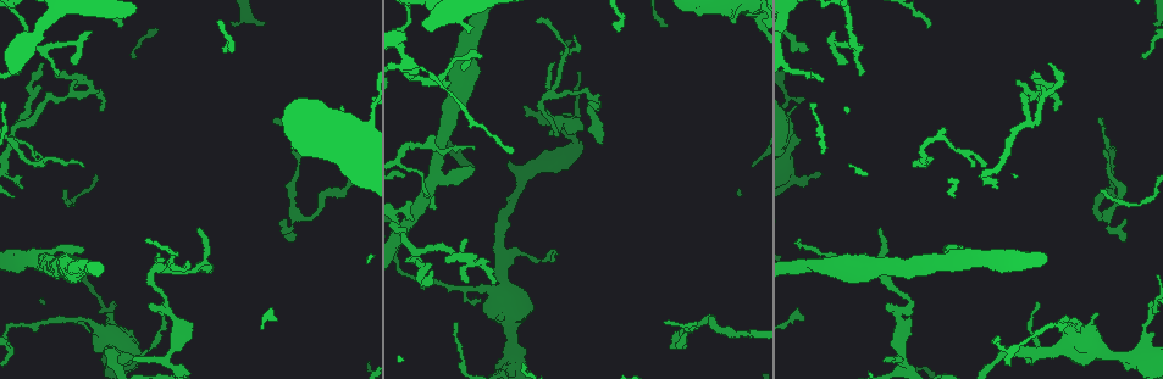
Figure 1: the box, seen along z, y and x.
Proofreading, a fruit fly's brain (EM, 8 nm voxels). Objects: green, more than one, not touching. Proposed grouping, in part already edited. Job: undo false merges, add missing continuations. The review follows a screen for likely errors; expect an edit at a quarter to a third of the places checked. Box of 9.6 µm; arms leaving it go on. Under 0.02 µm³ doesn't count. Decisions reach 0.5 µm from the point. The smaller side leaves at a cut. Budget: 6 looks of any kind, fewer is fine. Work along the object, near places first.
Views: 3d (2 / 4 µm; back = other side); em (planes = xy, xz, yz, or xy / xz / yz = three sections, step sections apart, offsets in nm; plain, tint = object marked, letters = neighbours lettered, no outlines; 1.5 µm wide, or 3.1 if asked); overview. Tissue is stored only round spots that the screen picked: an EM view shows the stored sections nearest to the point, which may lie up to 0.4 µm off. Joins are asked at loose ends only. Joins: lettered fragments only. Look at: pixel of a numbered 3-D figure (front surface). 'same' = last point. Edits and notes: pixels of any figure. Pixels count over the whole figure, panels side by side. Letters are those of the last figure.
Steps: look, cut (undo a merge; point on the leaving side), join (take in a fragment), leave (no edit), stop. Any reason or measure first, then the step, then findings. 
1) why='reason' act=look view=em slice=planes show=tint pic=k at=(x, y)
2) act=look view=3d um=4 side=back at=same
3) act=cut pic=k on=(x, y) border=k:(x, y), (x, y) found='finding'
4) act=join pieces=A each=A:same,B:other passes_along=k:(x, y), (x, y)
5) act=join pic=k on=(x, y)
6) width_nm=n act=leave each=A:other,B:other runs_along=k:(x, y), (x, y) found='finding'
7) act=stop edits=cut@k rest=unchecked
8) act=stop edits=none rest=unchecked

act=look view=3d um=4 pic=1 at=(25, 121)

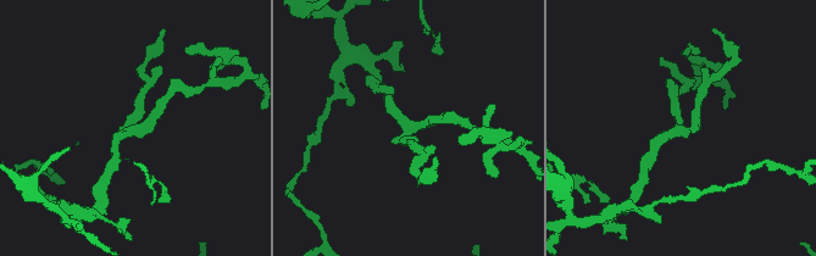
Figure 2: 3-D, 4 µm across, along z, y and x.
arms=3 act=look view=em slice=planes show=tint pic=2 at=(684, 129)

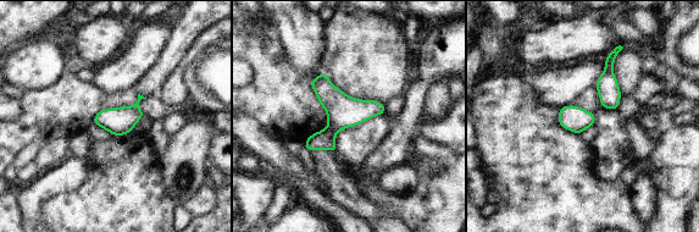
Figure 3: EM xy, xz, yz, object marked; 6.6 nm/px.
why='see the neighbours' act=look view=em slice=planes show=letters at=same

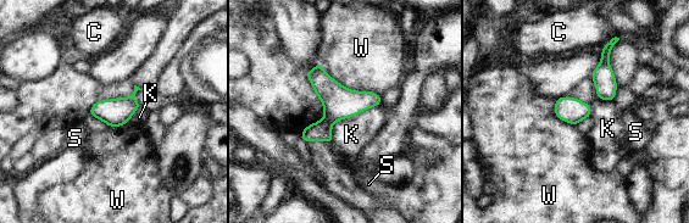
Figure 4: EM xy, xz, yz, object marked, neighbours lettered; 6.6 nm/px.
act=leave each=C:other,K:other,S:other,W:other border=4:(377, 105), (338, 120), (333, 141) found='one neuron here'

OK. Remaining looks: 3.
why='branch stops here' act=look view=em slice=yz step=4 show=tint pic=1 at=(944, 251)

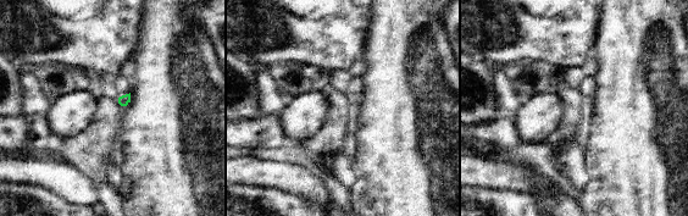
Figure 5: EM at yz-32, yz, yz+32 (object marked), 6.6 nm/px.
why='another direction' act=look view=em slice=planes show=letters at=same

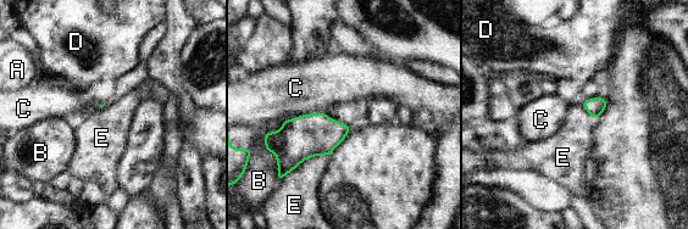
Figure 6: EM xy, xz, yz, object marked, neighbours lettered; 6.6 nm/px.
longest_contact=B:400nm act=leave each=A:other,B:other,C:other,D:other,E:other border=6:(328, 156), (305, 158), (278, 182) found='none of them fits'

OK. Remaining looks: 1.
act=stop edits=none rest=unchecked

